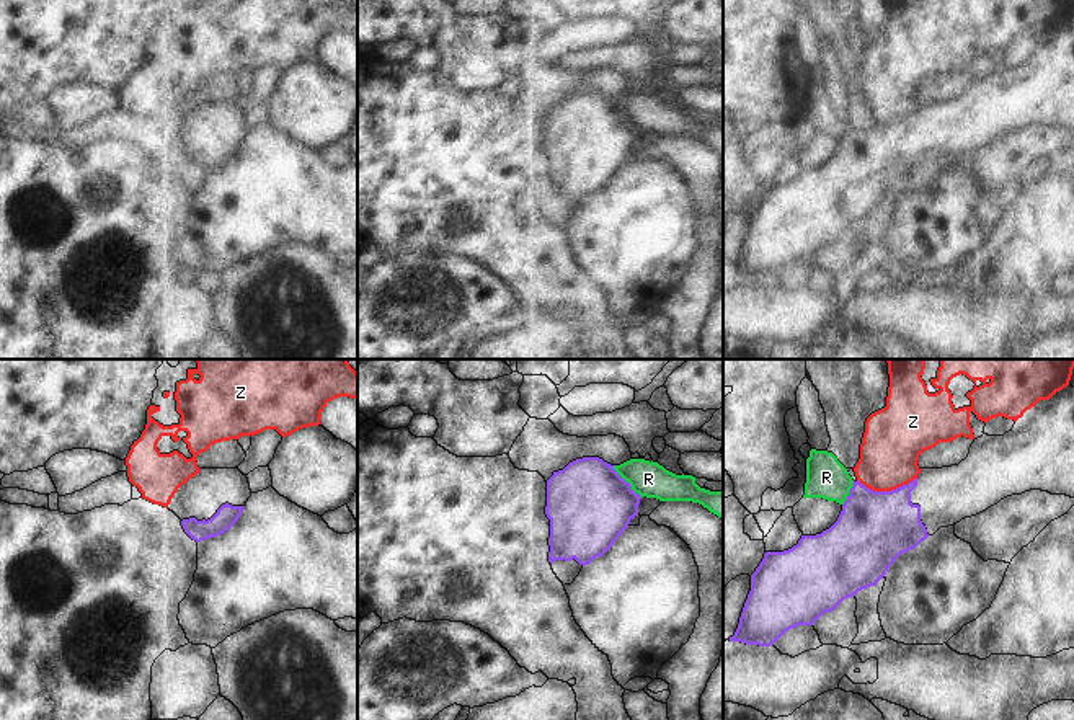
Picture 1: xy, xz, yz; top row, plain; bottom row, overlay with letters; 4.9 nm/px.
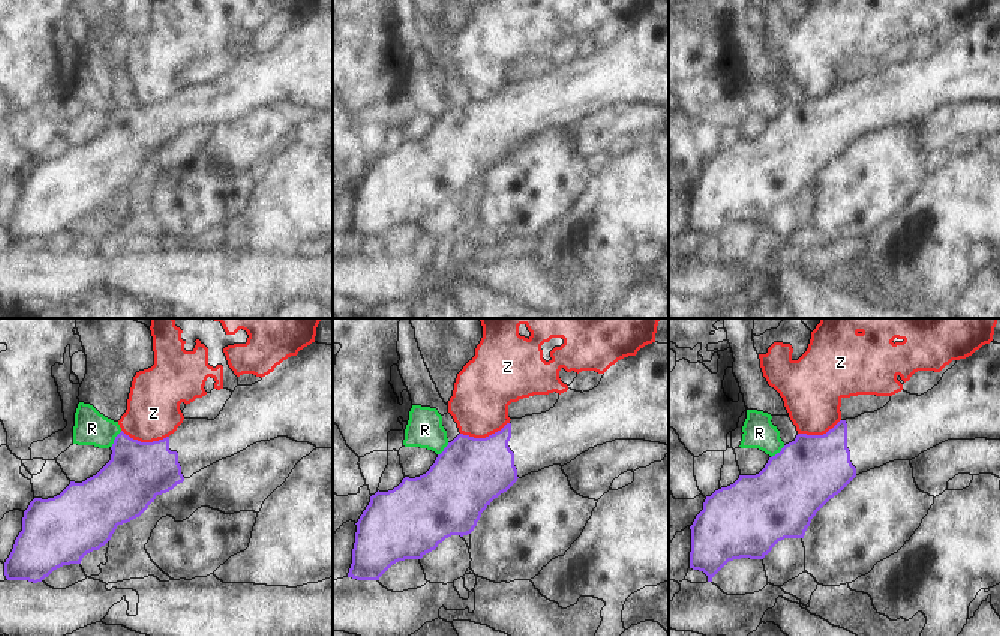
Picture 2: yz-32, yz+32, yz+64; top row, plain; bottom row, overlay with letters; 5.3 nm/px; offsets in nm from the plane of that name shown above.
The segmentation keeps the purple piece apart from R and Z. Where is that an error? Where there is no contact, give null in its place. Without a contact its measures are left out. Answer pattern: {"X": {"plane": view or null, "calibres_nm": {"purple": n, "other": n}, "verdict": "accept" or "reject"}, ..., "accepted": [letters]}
{"R": {"plane": "xz", "calibres_nm": {"purple": 420, "other": 180}, "verdict": "reject"}, "Z": {"plane": "yz", "calibres_nm": {"purple": 360, "other": 300}, "verdict": "reject"}, "accepted": []}

